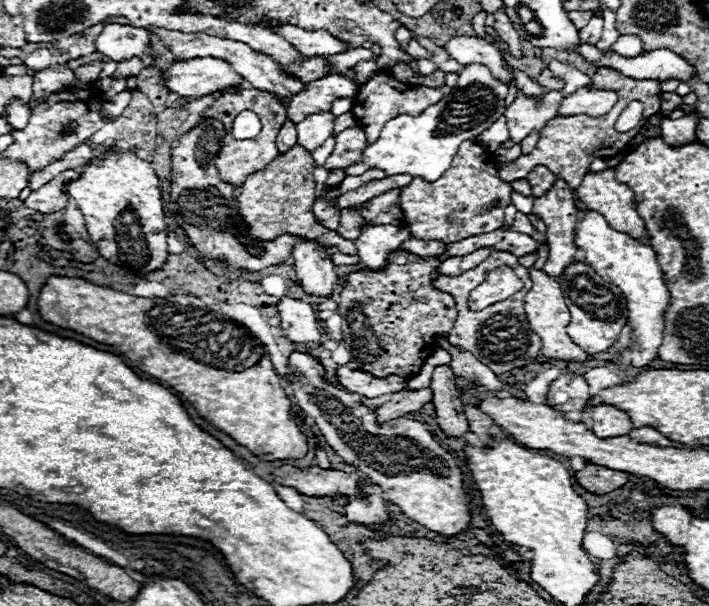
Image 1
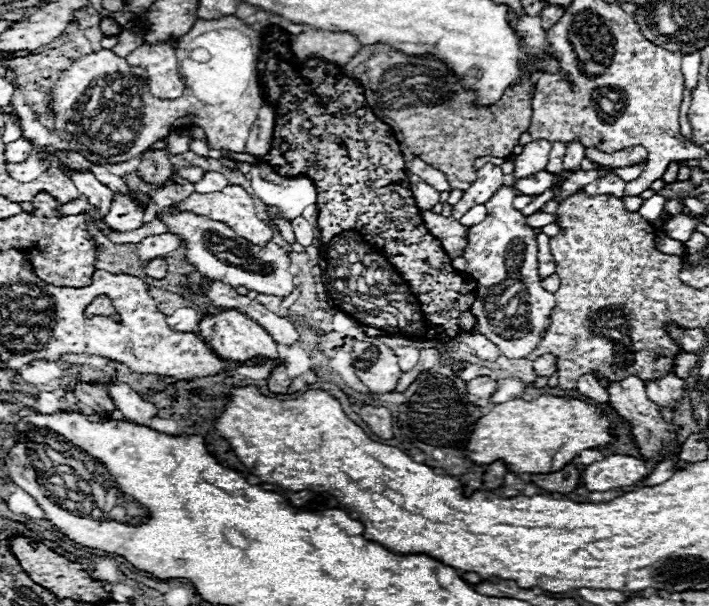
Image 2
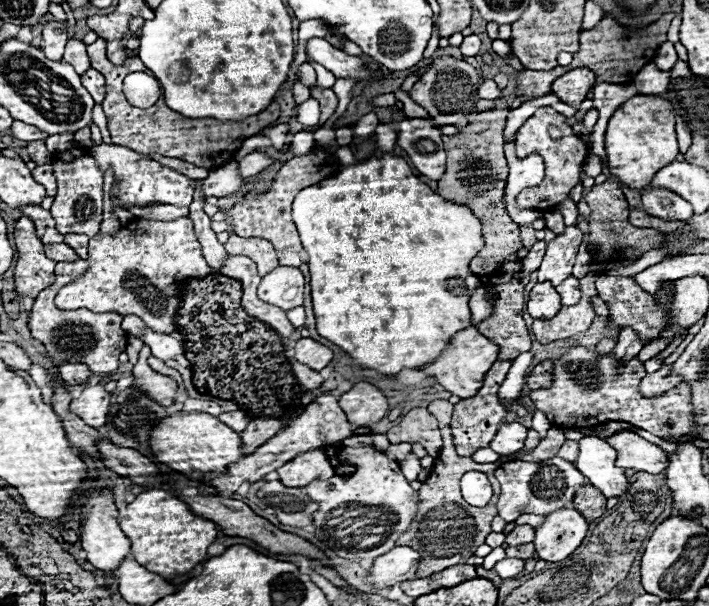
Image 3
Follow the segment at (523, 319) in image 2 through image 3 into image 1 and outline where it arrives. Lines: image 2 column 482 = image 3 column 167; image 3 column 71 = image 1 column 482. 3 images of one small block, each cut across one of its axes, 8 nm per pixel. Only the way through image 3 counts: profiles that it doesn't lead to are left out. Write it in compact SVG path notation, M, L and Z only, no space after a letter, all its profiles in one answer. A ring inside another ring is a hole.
M508 266L496 268L496 270L488 272L486 280L478 288L472 290L470 308L472 310L484 310L494 302L506 300L508 296L512 296L520 288L522 288L522 280Z

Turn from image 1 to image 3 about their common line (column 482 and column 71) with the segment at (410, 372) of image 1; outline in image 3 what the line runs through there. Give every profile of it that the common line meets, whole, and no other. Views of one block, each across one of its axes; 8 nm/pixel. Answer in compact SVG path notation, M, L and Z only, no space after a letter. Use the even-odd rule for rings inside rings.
M70 234L70 236L64 236L64 242L70 248L74 248L80 258L86 258L86 248L88 248L88 236L86 234Z

